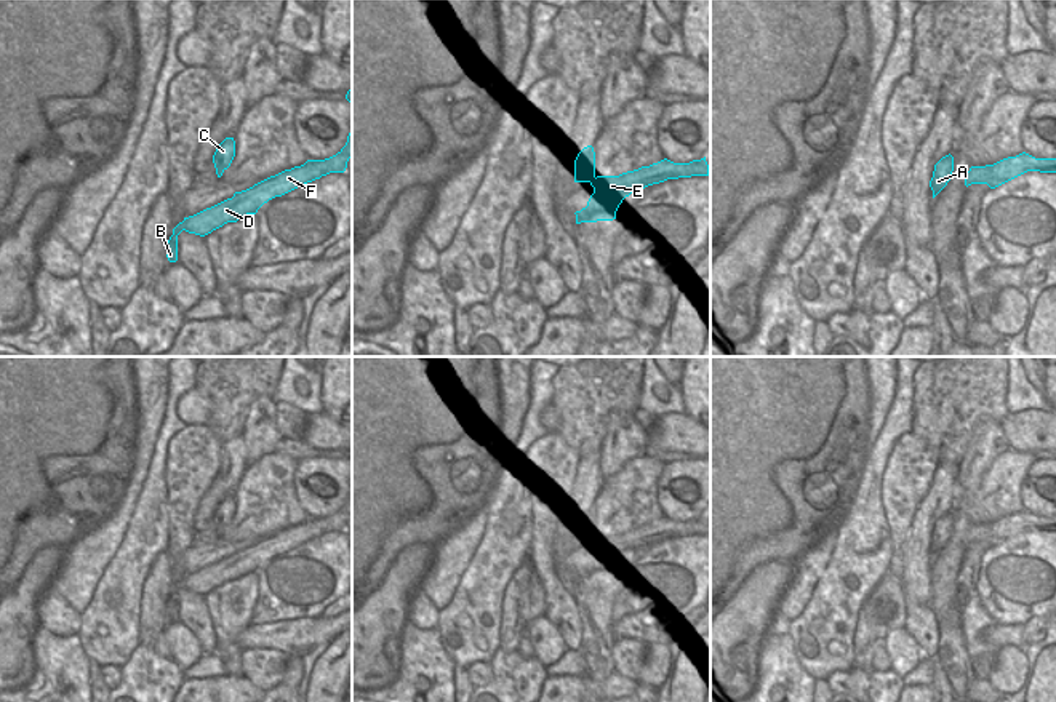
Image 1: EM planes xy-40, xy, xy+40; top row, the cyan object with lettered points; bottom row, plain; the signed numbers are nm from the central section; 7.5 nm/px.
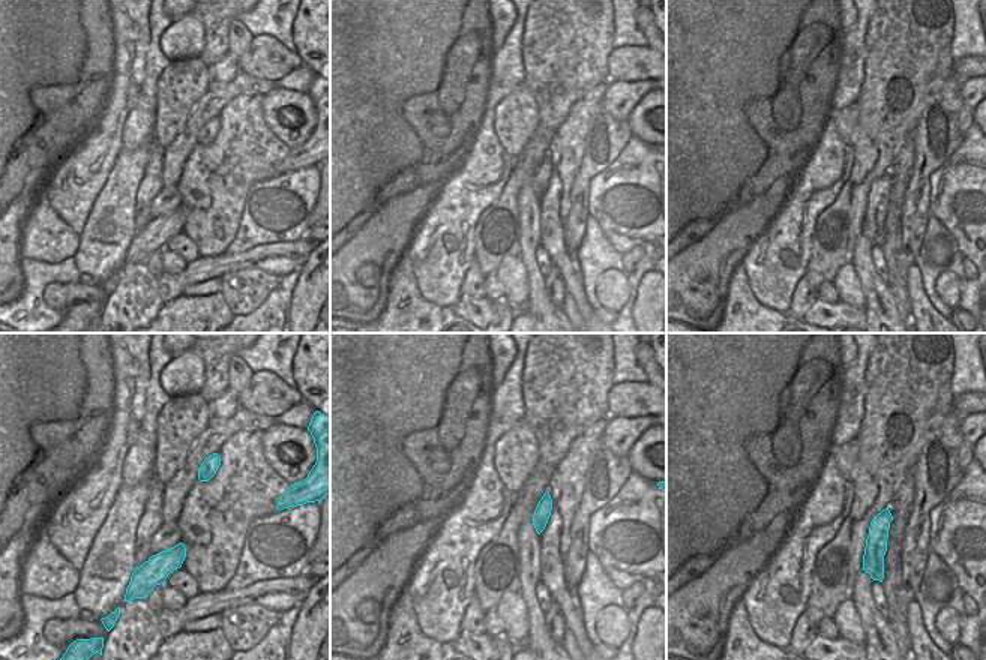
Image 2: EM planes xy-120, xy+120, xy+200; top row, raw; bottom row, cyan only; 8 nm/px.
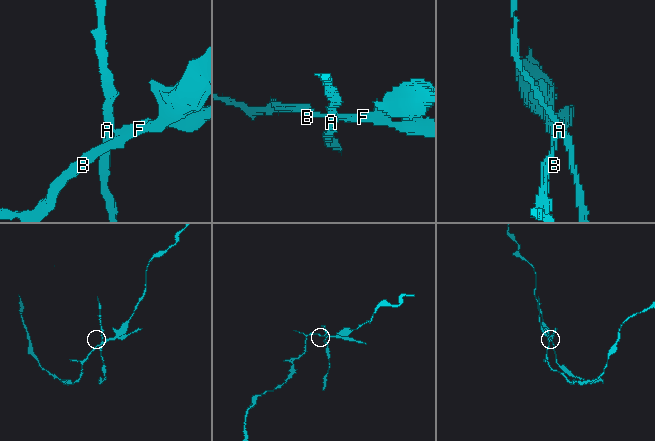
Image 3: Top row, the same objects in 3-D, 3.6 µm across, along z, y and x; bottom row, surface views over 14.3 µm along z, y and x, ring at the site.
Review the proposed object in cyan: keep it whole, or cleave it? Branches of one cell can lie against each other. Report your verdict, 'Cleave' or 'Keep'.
Cleave

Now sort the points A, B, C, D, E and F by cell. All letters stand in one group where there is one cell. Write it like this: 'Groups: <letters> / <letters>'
Groups: A C / B D E F

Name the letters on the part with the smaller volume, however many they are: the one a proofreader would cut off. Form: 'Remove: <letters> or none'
Remove: A, C

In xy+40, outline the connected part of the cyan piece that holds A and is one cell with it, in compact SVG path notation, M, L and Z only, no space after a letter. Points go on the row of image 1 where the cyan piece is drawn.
M950 154L942 157L934 165L933 177L930 181L933 198L947 185L947 182L952 177L952 171L954 171L954 157Z

